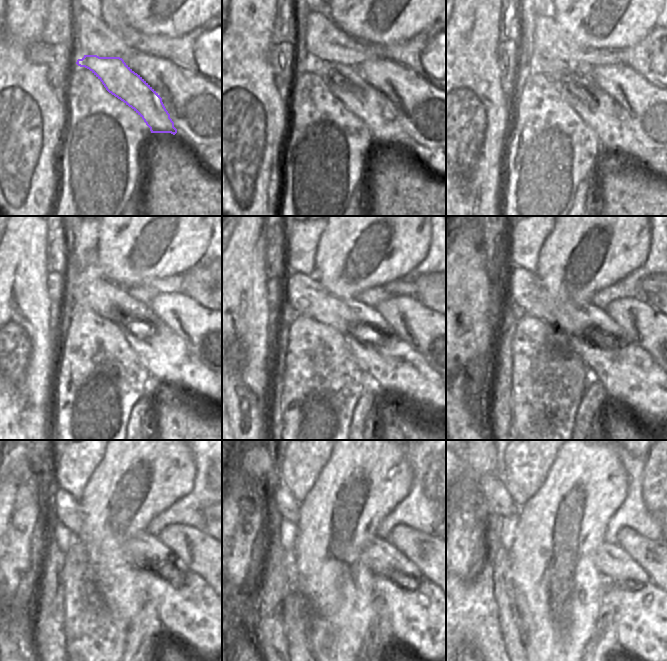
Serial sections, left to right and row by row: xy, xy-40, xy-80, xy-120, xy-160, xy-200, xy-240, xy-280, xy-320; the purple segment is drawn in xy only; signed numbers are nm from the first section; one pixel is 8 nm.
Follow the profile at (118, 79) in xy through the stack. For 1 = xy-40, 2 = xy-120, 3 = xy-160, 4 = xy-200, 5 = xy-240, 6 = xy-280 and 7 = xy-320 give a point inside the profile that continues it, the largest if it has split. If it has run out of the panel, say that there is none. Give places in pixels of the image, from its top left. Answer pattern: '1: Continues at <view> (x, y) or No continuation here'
1: Continues at xy-40 (344, 81)
2: Continues at xy-120 (164, 354)
3: Continues at xy-160 (390, 363)
4: Continues at xy-200 (630, 376)
5: Continues at xy-240 (193, 613)
6: Continues at xy-280 (425, 620)
7: Continues at xy-320 (649, 628).

